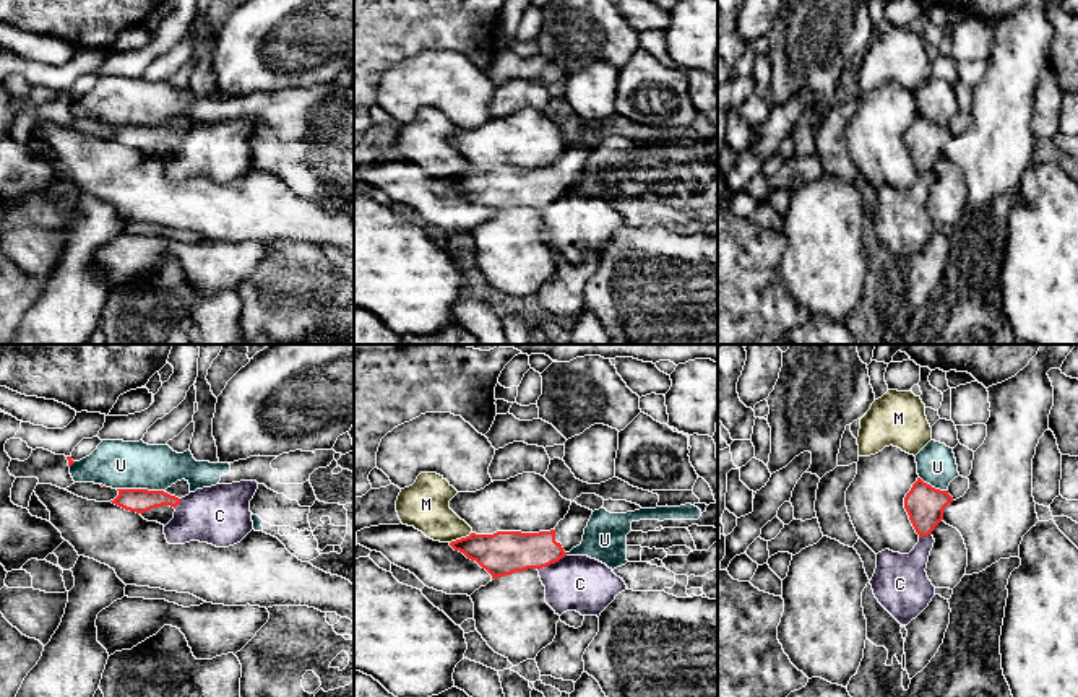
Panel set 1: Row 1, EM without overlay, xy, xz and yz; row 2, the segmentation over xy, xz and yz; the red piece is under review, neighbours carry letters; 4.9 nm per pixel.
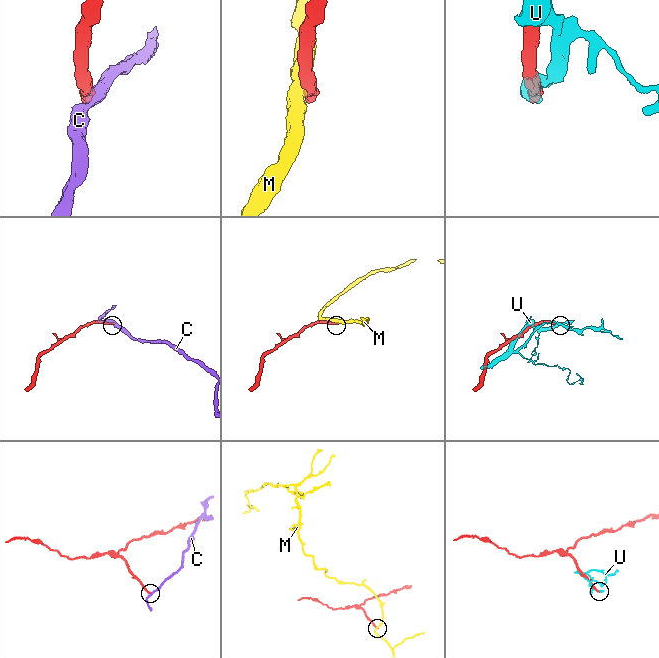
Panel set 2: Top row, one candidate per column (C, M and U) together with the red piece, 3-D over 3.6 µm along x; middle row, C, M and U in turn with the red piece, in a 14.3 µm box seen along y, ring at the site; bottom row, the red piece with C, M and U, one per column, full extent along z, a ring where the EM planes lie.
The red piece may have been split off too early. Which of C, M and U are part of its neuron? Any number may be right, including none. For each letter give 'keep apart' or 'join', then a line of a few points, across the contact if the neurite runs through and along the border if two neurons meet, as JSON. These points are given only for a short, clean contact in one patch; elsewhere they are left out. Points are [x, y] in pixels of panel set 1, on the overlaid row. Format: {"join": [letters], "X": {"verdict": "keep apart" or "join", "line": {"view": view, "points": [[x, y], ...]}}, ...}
{"join": [], "C": {"verdict": "keep apart", "line": {"view": "xz", "points": [[565, 554], [538, 569]]}}, "M": {"verdict": "keep apart"}, "U": {"verdict": "keep apart"}}

